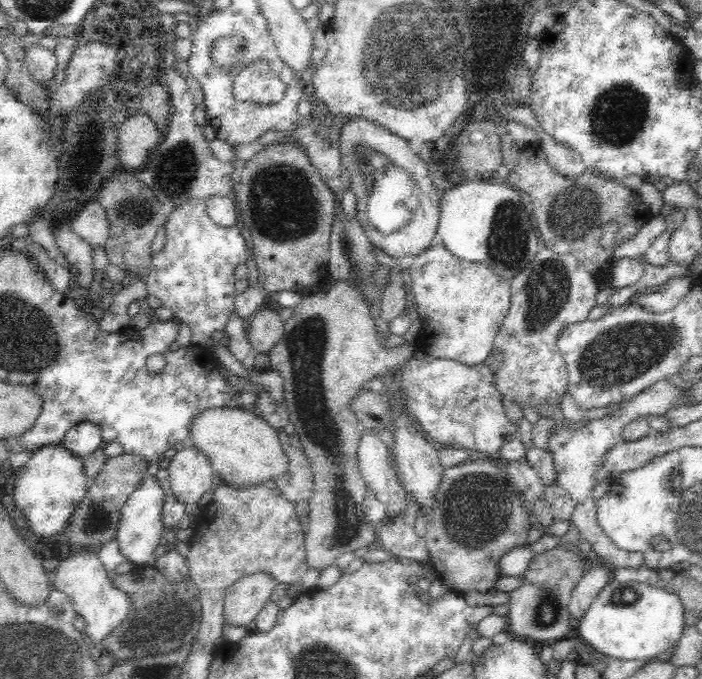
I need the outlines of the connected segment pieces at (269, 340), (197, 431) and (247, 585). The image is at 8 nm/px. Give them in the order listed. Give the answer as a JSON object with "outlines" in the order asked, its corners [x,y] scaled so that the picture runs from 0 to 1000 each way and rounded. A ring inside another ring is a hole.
{"outlines":[[[[373,457],[353,474],[353,507],[365,521],[382,521],[405,495],[405,471],[390,457]]],[[[350,601],[291,604],[291,610],[282,610],[279,622],[274,622],[274,642],[268,654],[296,672],[302,695],[308,695],[311,710],[319,716],[373,716],[385,707],[390,710],[410,692],[410,672],[402,660],[405,654],[396,648],[396,636]]],[[[376,842],[353,845],[330,860],[319,884],[319,919],[328,925],[356,922],[379,887],[385,887],[393,860],[396,857]]]]}

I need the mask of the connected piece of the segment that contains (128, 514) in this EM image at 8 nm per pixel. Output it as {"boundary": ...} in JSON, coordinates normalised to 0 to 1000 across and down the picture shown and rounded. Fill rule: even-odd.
{"boundary":[[[208,701],[197,722],[191,722],[174,748],[171,775],[165,781],[165,798],[171,801],[171,813],[177,816],[179,828],[188,828],[197,837],[214,834],[222,837],[222,807],[228,804],[228,792],[234,778],[231,769],[231,748],[234,748],[234,722],[228,719],[228,710],[222,701]]]}

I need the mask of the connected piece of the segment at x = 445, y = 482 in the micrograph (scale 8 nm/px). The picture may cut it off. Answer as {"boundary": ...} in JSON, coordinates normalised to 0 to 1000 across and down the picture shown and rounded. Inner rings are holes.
{"boundary":[[[687,675],[687,677],[667,677],[658,680],[641,692],[630,695],[627,716],[618,728],[615,751],[613,751],[613,769],[610,784],[604,789],[610,804],[610,828],[613,837],[621,845],[621,854],[627,854],[638,869],[661,875],[670,869],[678,869],[684,875],[695,875],[709,851],[709,831],[712,822],[735,807],[744,807],[752,792],[755,778],[761,775],[761,763],[755,760],[755,751],[744,748],[744,733],[732,716],[726,716],[726,704],[721,701],[721,692],[707,675]]]}

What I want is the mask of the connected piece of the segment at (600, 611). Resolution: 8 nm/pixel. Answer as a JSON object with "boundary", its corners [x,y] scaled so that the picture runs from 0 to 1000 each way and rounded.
{"boundary":[[[875,857],[863,860],[852,881],[840,890],[838,901],[821,922],[818,937],[838,946],[843,954],[880,972],[926,972],[932,975],[952,954],[963,954],[972,931],[977,928],[974,892],[963,872],[934,866],[929,860],[909,860],[883,866]]]}

